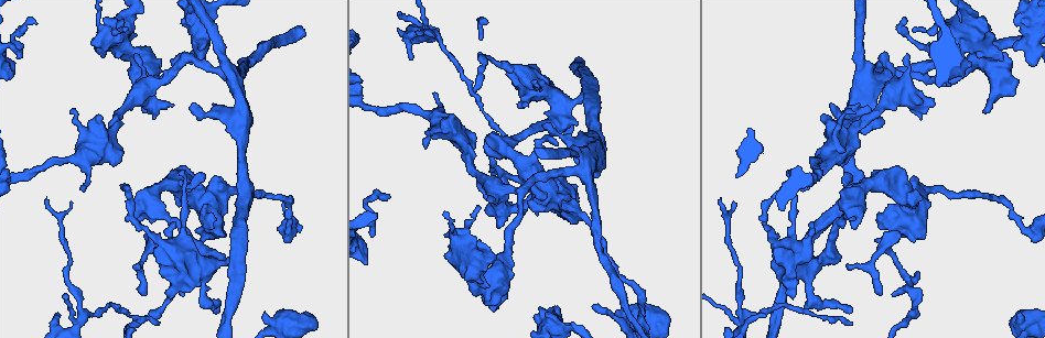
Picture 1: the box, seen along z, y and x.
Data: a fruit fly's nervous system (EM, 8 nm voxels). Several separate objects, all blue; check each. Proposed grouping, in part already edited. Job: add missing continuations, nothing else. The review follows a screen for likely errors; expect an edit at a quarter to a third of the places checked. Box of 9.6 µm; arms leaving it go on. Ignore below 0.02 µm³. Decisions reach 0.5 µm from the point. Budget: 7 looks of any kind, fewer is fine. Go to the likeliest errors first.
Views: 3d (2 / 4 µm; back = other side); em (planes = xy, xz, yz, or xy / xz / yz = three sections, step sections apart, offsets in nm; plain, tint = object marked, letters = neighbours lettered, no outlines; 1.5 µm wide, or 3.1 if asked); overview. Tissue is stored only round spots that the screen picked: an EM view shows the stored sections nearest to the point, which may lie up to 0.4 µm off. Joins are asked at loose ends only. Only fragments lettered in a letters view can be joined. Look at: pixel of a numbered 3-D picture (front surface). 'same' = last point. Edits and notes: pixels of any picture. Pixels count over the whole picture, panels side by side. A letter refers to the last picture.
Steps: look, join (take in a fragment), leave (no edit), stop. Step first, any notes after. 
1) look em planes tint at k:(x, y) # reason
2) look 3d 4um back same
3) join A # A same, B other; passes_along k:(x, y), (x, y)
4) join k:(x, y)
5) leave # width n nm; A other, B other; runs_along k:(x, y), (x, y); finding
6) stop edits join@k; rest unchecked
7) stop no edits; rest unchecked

look em planes tint at 1:(619, 311) # free end

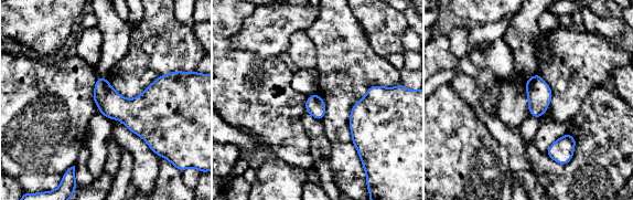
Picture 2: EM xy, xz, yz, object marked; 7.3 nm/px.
look em planes letters same # see the neighbours

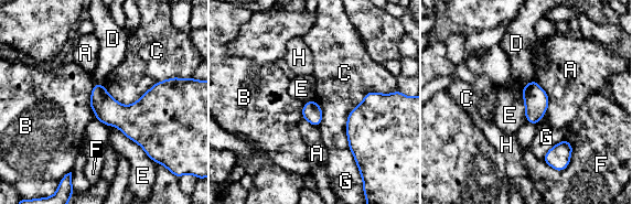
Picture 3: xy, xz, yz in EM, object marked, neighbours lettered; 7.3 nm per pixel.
leave # A other, B other, C other, D other, E other, F other, G other, H other; border 3:(108, 126), (153, 162); no lettered fragment goes on from it

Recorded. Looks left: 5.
look 3d 4um at 1:(105, 54) # thick end

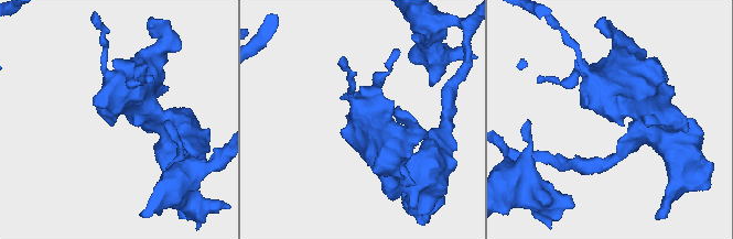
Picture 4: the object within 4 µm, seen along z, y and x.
look em planes tint at 4:(112, 123) # shape alone is not enough

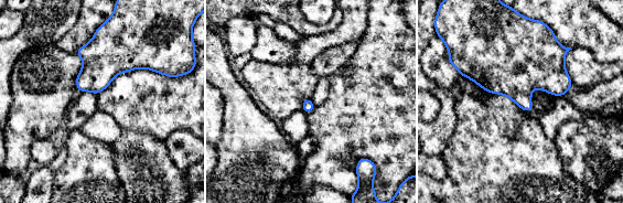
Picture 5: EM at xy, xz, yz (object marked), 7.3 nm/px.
look em planes letters same

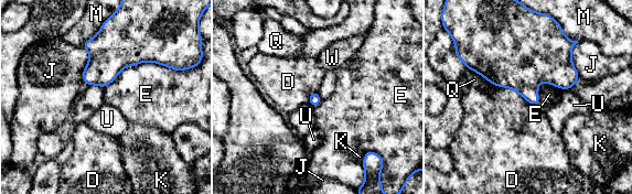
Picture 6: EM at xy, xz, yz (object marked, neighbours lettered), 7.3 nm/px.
leave # longest_contact E 500 nm; D other, E other, J other, K other, M other, Q other, U other, W other; border 6:(496, 85), (516, 90), (532, 105); no lettered fragment goes on from it

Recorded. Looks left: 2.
look em planes letters at 1:(543, 127)

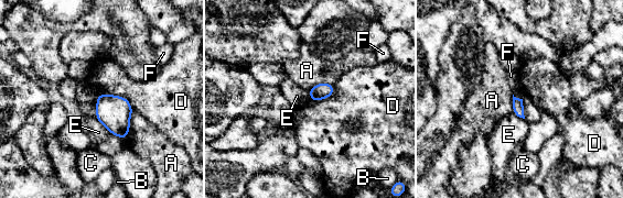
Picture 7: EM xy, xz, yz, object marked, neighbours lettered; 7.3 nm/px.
leave # A other, B other, C other, D other, E other, F other; border 7:(95, 118), (113, 134); none of them fits

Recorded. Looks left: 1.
stop no edits; rest unchecked

